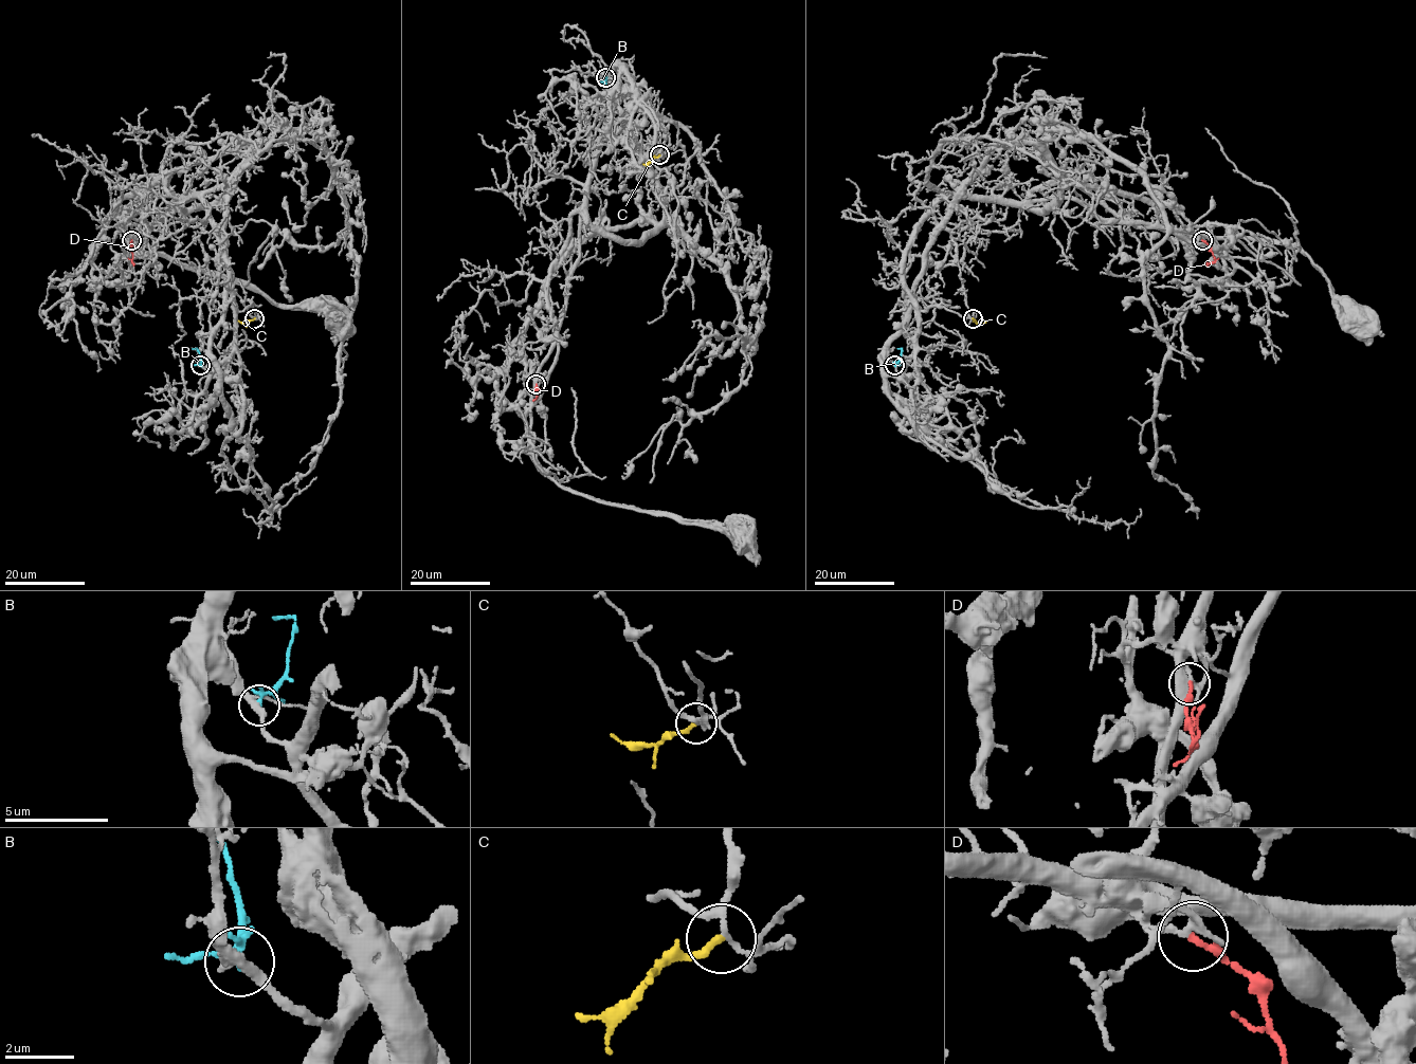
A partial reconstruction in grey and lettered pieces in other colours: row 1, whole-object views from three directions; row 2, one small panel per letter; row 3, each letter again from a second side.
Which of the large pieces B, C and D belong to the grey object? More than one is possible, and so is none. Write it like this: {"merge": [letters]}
{"merge": ["D"]}

